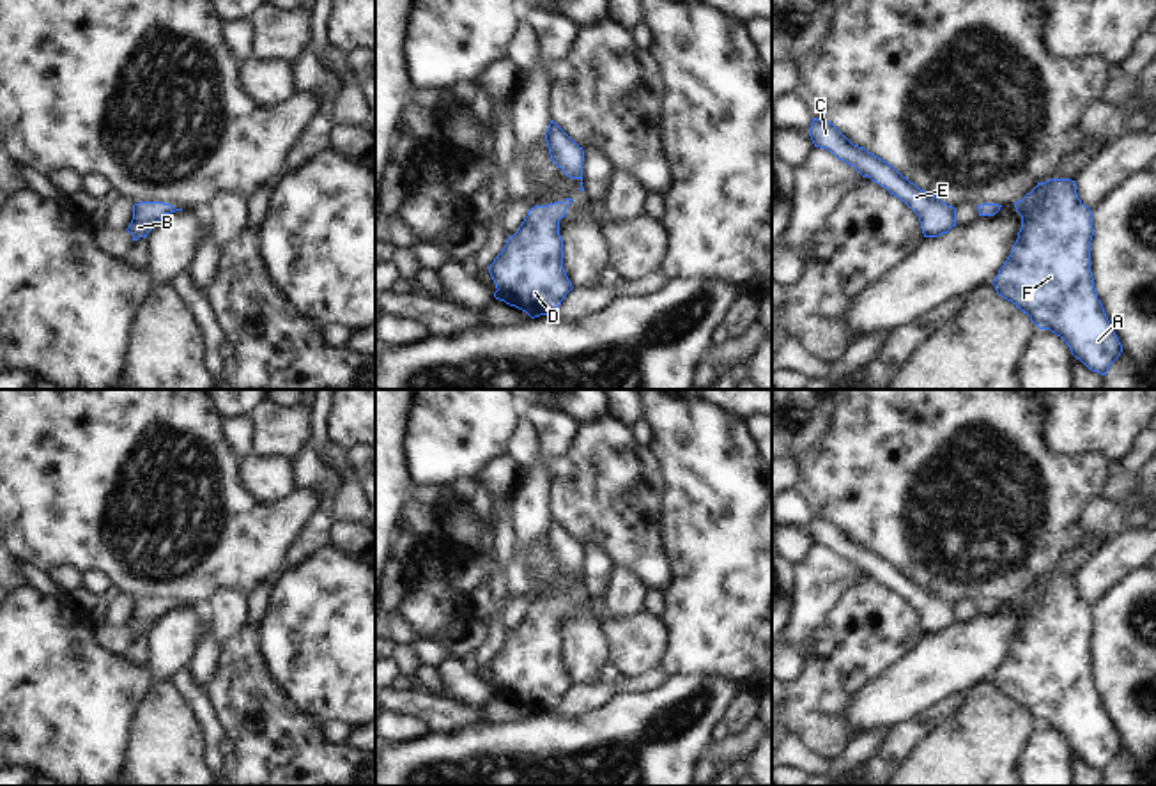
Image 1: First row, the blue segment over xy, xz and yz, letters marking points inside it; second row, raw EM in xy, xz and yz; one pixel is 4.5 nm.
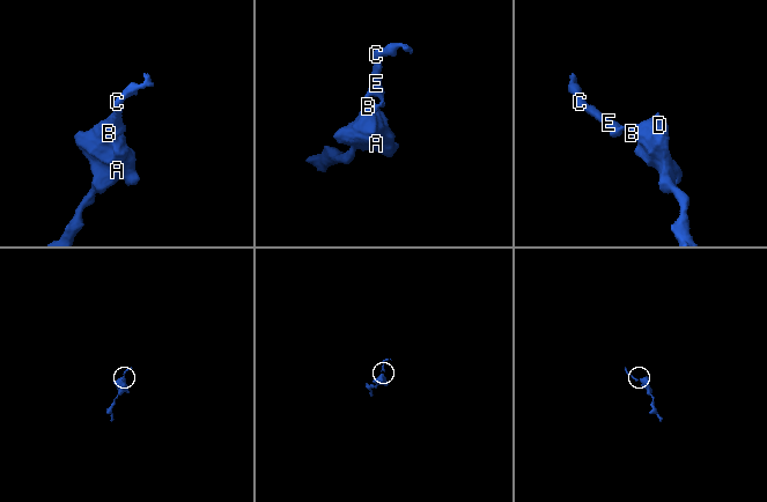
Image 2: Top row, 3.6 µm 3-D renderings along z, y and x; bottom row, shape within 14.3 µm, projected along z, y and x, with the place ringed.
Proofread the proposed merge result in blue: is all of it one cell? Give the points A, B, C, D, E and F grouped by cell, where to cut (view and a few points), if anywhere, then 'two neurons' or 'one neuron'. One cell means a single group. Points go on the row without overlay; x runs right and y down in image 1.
groups A B C D E F; cut none; one neuron

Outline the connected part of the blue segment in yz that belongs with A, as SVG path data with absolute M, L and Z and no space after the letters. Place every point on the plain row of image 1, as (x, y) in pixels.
M1071 575L1037 579L1030 590L1014 598L1014 604L1021 613L1021 625L1011 651L991 678L997 690L1027 710L1039 726L1050 726L1060 733L1089 767L1106 772L1110 761L1121 752L1122 742L1094 685L1092 607L1082 600L1076 579Z

